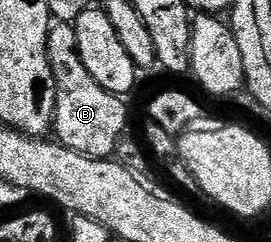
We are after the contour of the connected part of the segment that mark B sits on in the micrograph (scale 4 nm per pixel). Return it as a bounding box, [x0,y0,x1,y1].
[46,22,128,159]

